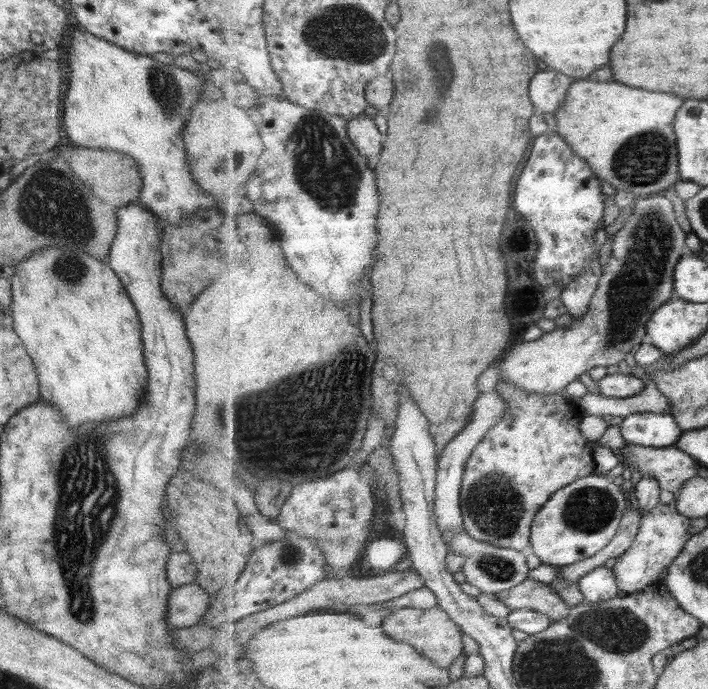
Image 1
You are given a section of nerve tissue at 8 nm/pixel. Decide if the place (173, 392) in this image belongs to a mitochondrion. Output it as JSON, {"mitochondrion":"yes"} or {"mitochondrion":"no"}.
{"mitochondrion":"no"}

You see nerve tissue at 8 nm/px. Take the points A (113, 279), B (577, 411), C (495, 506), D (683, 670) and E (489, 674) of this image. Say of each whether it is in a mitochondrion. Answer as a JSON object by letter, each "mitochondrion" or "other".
{"A":"other","B":"other","C":"mitochondrion","D":"other","E":"other"}

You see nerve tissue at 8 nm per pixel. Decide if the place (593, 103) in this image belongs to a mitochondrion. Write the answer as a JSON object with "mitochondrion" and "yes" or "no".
{"mitochondrion":"no"}

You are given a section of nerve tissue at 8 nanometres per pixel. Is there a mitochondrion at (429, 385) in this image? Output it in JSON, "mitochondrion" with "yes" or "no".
{"mitochondrion":"no"}

